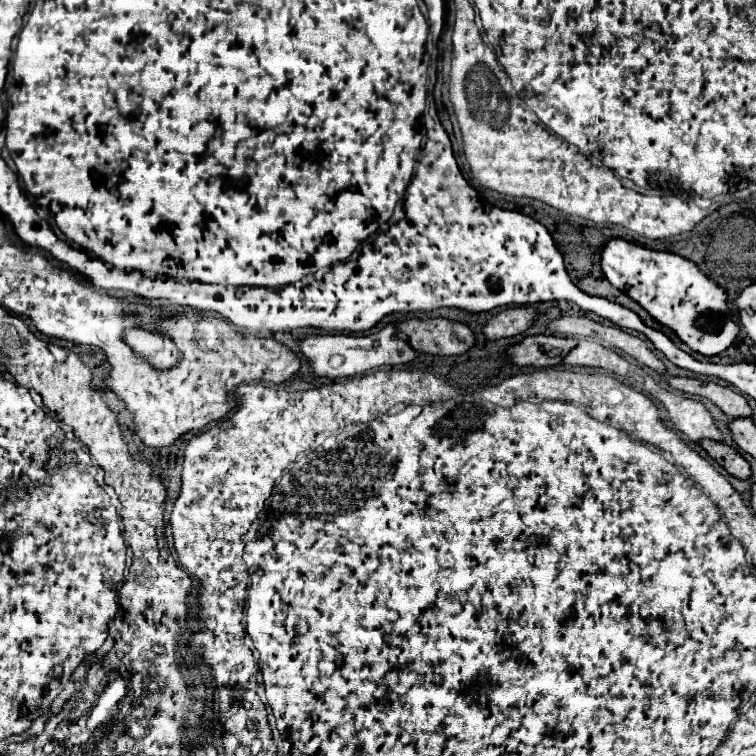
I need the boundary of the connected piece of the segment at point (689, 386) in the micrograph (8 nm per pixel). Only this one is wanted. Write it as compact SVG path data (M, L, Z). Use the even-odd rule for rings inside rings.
M670 376L668 384L670 384L670 388L680 390L684 394L702 396L702 398L712 400L732 420L736 420L736 418L750 418L752 416L752 410L750 410L746 398L742 394L734 392L728 386L720 386L718 382L702 380L702 378L696 378L696 382L686 382L686 378L674 378L674 376Z

